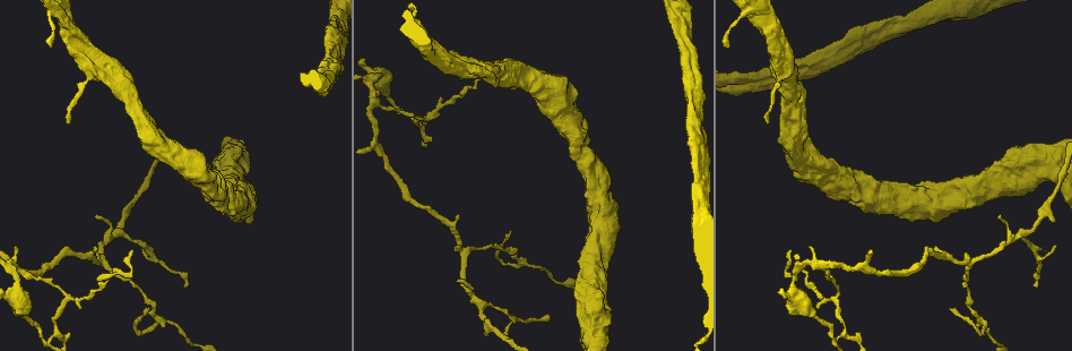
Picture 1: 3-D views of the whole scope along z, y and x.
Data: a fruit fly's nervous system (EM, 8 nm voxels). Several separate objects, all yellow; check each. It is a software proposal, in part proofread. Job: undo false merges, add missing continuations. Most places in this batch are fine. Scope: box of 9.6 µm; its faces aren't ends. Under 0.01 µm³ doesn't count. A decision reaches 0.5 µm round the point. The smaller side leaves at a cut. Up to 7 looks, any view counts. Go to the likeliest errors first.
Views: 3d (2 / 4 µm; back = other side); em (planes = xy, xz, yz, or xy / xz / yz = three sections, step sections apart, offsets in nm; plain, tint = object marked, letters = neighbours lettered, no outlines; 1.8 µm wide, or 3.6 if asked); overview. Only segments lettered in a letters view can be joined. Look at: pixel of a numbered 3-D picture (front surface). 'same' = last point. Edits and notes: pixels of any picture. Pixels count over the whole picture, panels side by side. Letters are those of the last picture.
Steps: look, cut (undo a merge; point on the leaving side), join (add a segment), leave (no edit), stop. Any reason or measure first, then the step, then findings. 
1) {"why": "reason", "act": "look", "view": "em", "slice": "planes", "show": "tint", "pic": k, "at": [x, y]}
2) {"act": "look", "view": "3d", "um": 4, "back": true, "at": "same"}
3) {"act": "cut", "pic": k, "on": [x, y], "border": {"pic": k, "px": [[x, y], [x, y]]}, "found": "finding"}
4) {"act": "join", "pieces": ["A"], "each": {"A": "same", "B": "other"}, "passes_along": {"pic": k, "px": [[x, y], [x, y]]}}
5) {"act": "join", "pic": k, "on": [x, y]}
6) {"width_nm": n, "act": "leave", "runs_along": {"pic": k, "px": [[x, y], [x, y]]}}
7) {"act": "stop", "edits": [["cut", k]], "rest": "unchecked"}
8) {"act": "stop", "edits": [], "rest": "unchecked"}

{"why": "thick turns thin", "act": "look", "view": "em", "slice": "xy", "step": 8, "show": "tint", "pic": 1, "at": [843, 333]}

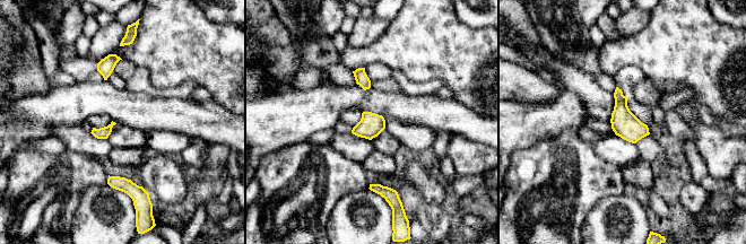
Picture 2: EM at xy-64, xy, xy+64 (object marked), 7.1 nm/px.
{"act": "look", "view": "em", "slice": "planes", "show": "letters", "at": "same"}

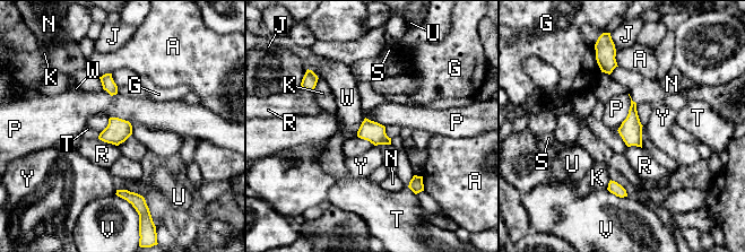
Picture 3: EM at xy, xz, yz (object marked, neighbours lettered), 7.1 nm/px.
{"width_nm": 150, "act": "leave", "each": {"A": "other", "G": "other", "J": "other", "K": "other", "N": "other", "P": "other", "R": "other", "S": "other", "T": "other", "U": "other", "V": "other", "W": "other", "Y": "other"}, "border": {"pic": 3, "px": [[629, 95], [629, 113], [617, 130]]}, "found": "one neuron here"}

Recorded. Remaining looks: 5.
{"why": "thick turns thin", "act": "look", "view": "3d", "um": 4, "pic": 1, "at": [380, 73]}

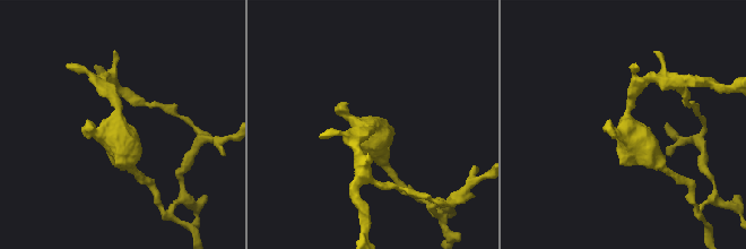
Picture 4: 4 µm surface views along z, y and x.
{"why": "shape alone is not enough", "act": "look", "view": "em", "um": 3.6, "slice": "planes", "show": "letters", "pic": 4, "at": [370, 128]}

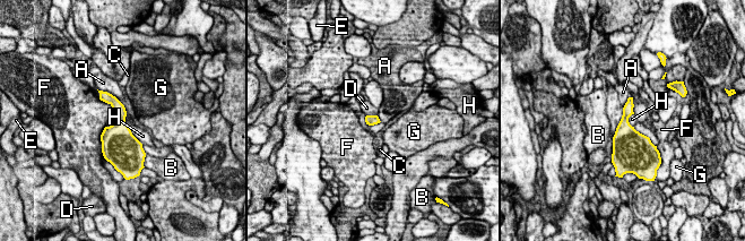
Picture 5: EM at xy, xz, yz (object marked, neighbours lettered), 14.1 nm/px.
{"act": "leave", "each": {"A": "other", "B": "other", "C": "other", "D": "other", "E": "other", "F": "other", "G": "other", "H": "other"}, "border": {"pic": 5, "px": [[126, 115], [131, 134], [141, 144]]}, "found": "one neuron here"}

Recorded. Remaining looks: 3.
{"why": "three arms meet", "act": "look", "view": "3d", "um": 4, "pic": 1, "at": [461, 251]}

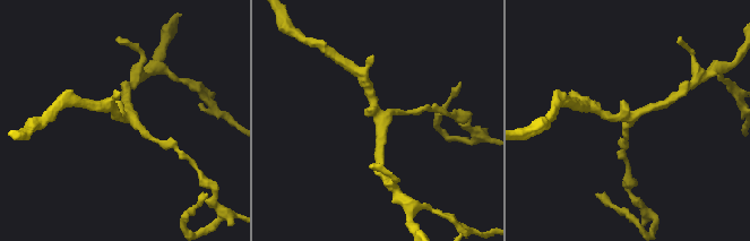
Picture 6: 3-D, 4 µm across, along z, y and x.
{"arms": 3, "act": "look", "view": "em", "slice": "xz", "step": 4, "show": "tint", "pic": 6, "at": [630, 118]}

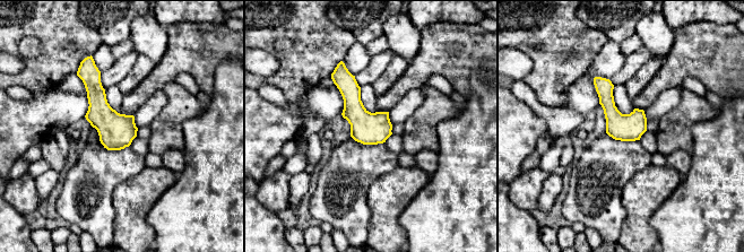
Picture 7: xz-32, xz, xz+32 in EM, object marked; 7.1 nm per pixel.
{"act": "look", "view": "em", "slice": "planes", "show": "letters", "at": "same"}

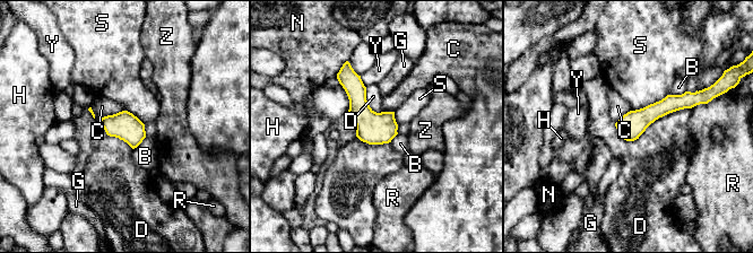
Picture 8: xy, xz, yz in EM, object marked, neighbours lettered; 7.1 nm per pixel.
{"longest_contact_nm": ["D", 300], "act": "leave", "each": {"B": "other", "C": "other", "D": "other", "G": "other", "H": "other", "N": "other", "R": "other", "S": "other", "Y": "other", "Z": "other"}, "runs_along": {"pic": 8, "px": [[346, 67], [360, 111], [388, 139]]}, "found": "continuous, no second neuron"}

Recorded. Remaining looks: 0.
{"act": "stop", "edits": [], "rest": "unchecked"}

